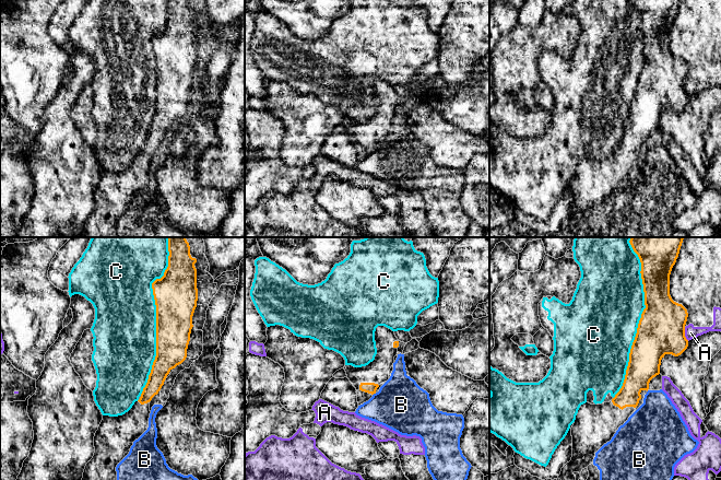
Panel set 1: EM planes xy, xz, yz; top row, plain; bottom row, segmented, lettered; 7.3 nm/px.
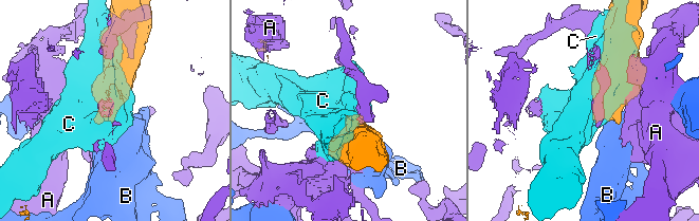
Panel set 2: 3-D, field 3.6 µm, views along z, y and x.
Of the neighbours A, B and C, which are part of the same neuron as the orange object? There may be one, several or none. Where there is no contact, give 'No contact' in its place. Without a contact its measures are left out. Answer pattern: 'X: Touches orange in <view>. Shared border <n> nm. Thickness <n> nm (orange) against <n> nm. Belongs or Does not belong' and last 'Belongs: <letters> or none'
A: Touches orange in yz. Shared border 110 nm. Thickness 360 nm (orange) against 100 nm. Does not belong
B: Touches orange in xz. Shared border 40 nm. Thickness 80 nm (orange) against 380 nm. Does not belong
C: Touches orange in xy. Shared border 1100 nm. Thickness 320 nm (orange) against 460 nm. Does not belong
Belongs: none

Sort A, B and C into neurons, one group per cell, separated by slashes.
A / B / C

